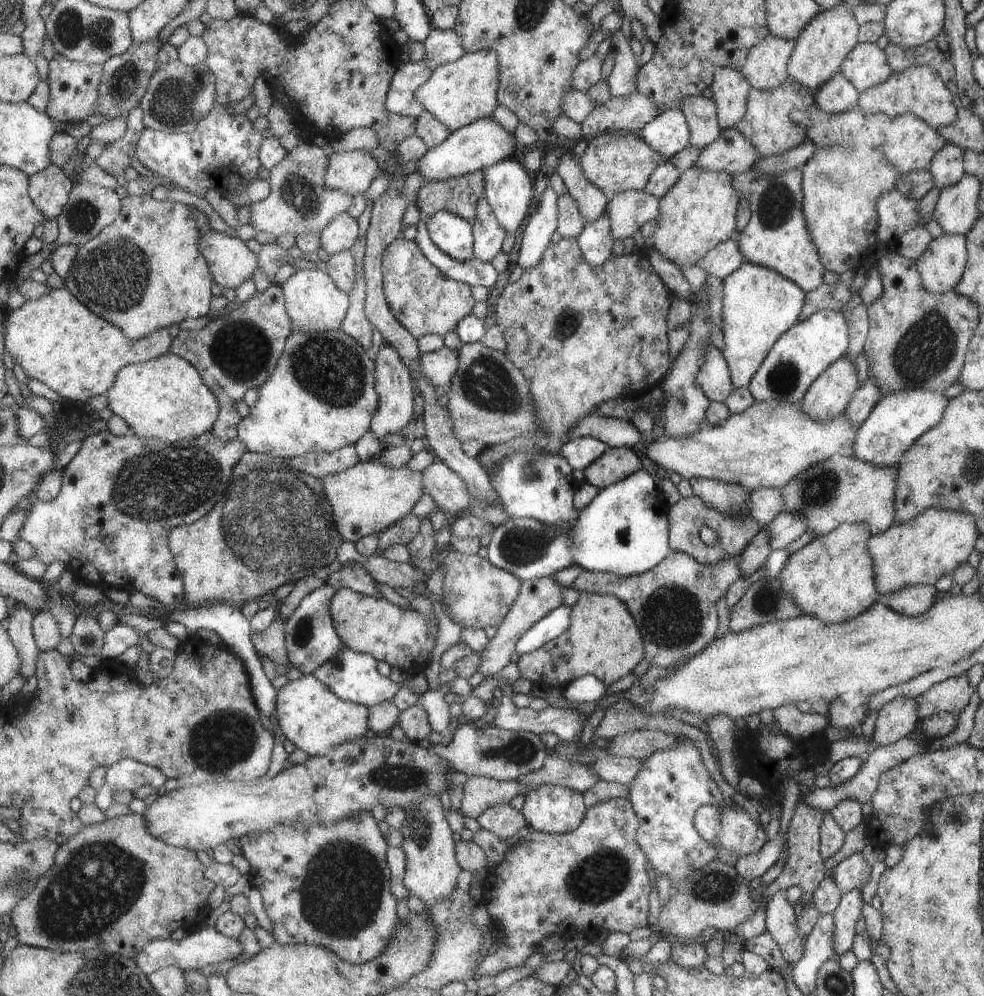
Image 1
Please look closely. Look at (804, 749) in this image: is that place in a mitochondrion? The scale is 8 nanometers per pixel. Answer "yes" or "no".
no

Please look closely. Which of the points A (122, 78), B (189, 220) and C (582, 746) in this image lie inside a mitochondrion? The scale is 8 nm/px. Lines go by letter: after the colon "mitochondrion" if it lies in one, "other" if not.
A: mitochondrion
B: other
C: other

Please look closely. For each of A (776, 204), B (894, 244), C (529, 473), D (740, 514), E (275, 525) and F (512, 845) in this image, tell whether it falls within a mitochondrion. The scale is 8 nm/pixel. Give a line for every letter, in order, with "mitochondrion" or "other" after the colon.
A: mitochondrion
B: other
C: mitochondrion
D: other
E: mitochondrion
F: other

